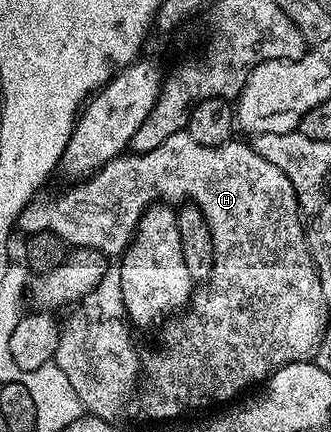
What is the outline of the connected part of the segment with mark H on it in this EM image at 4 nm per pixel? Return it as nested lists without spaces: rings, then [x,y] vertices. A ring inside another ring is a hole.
[[[186,131],[168,137],[159,143],[155,151],[146,153],[126,152],[120,157],[111,159],[104,167],[91,177],[84,178],[74,189],[66,191],[62,197],[52,201],[46,195],[38,196],[30,201],[19,215],[16,228],[26,235],[51,231],[62,238],[66,246],[78,249],[96,249],[106,255],[120,255],[133,241],[133,233],[141,214],[154,203],[185,203],[198,205],[211,227],[211,235],[215,239],[215,262],[217,267],[225,263],[233,263],[235,255],[245,255],[245,247],[257,245],[255,241],[271,243],[269,237],[275,233],[291,231],[291,199],[297,199],[291,187],[291,179],[275,167],[275,163],[267,163],[263,155],[253,150],[252,144],[232,139],[221,146],[204,146],[192,139]]]

